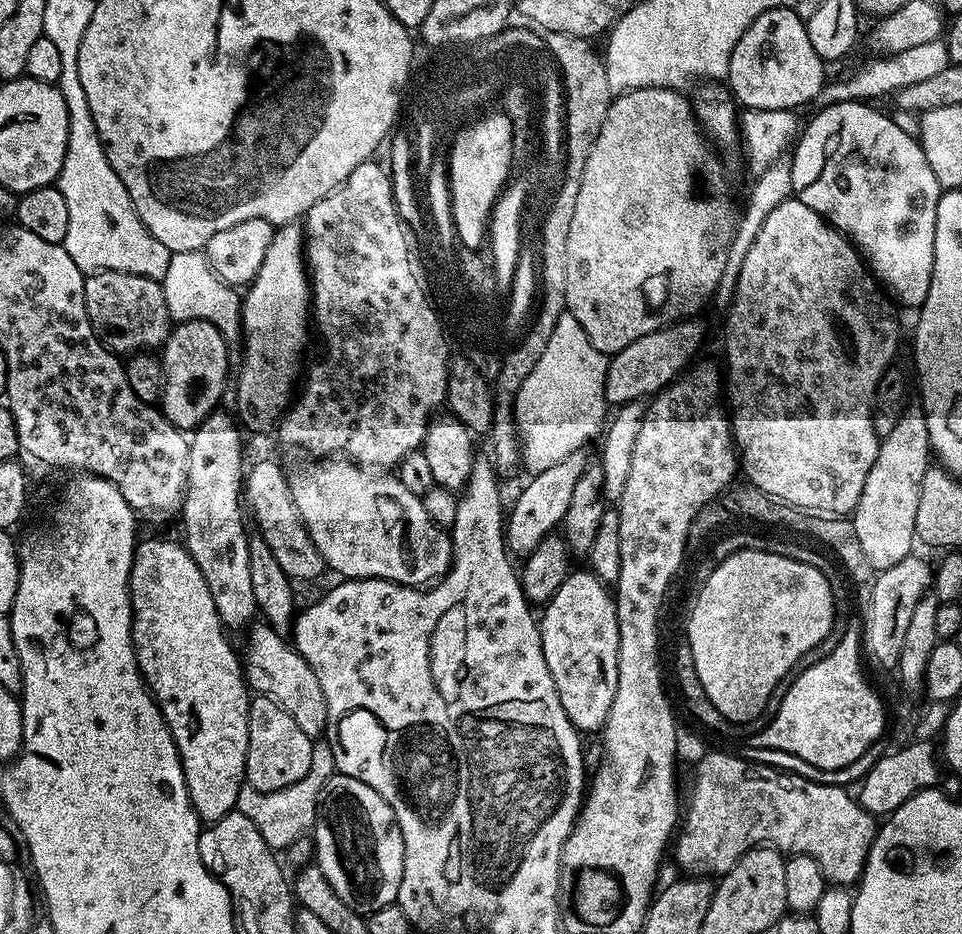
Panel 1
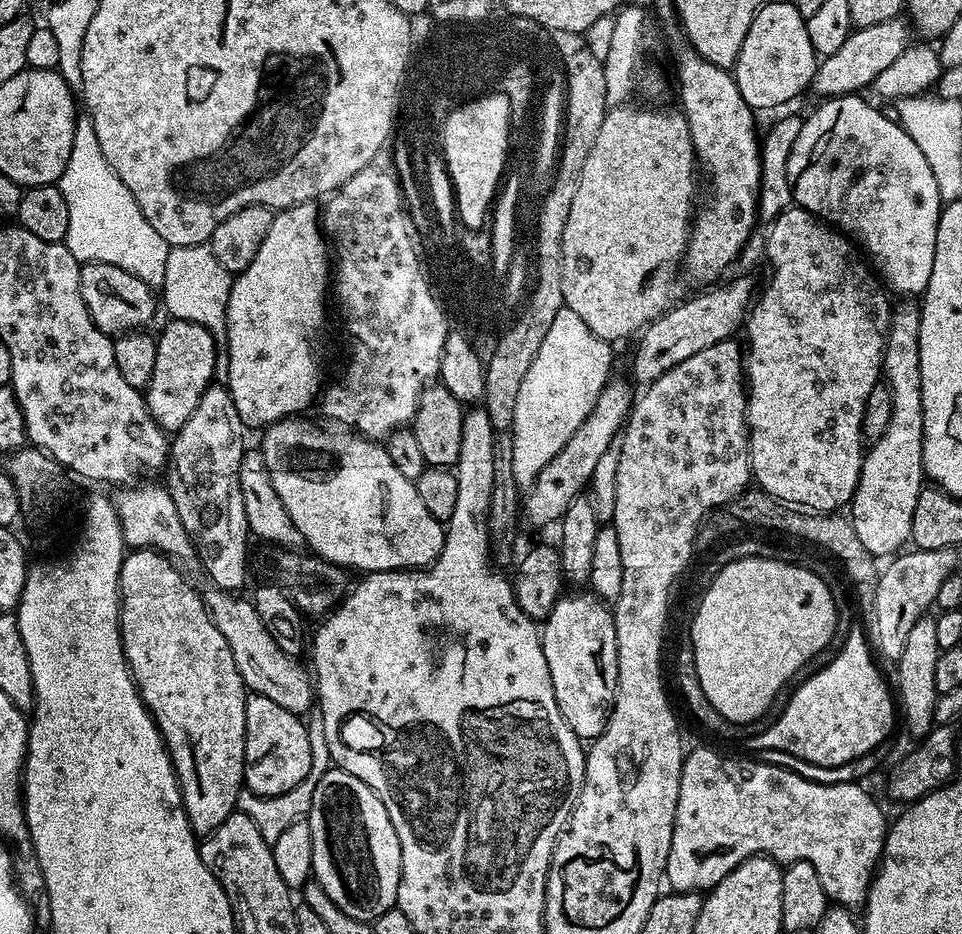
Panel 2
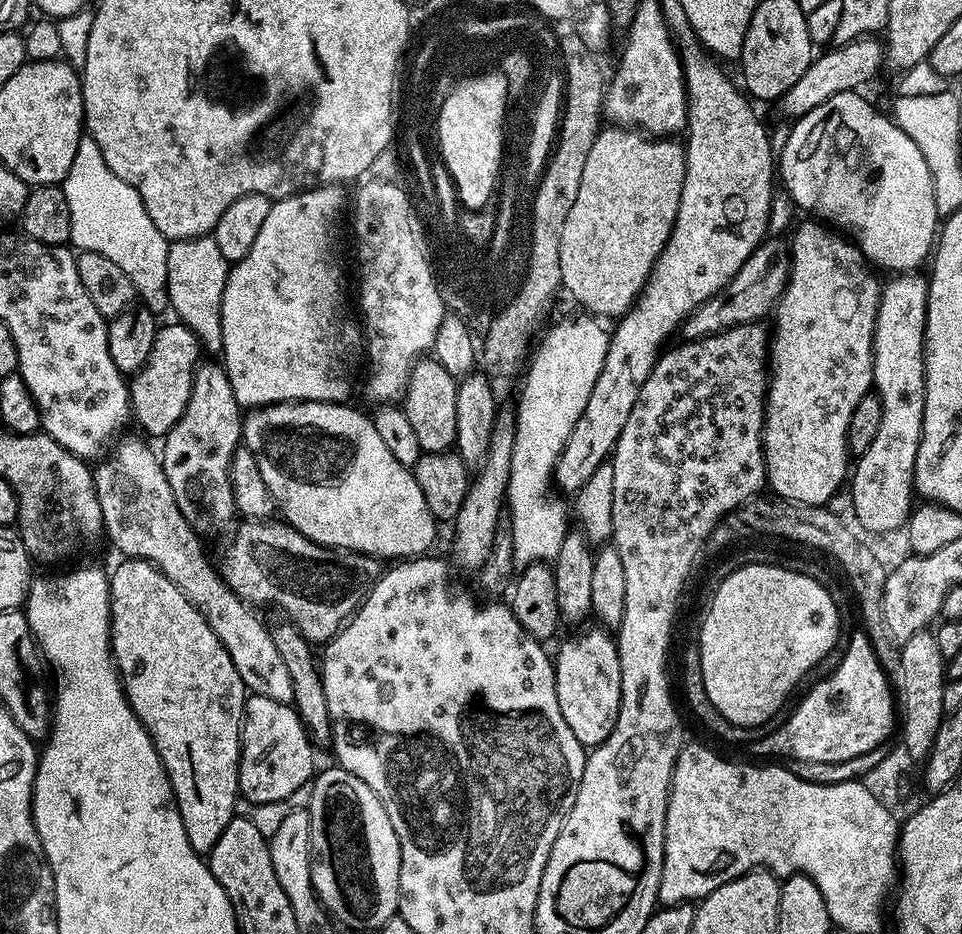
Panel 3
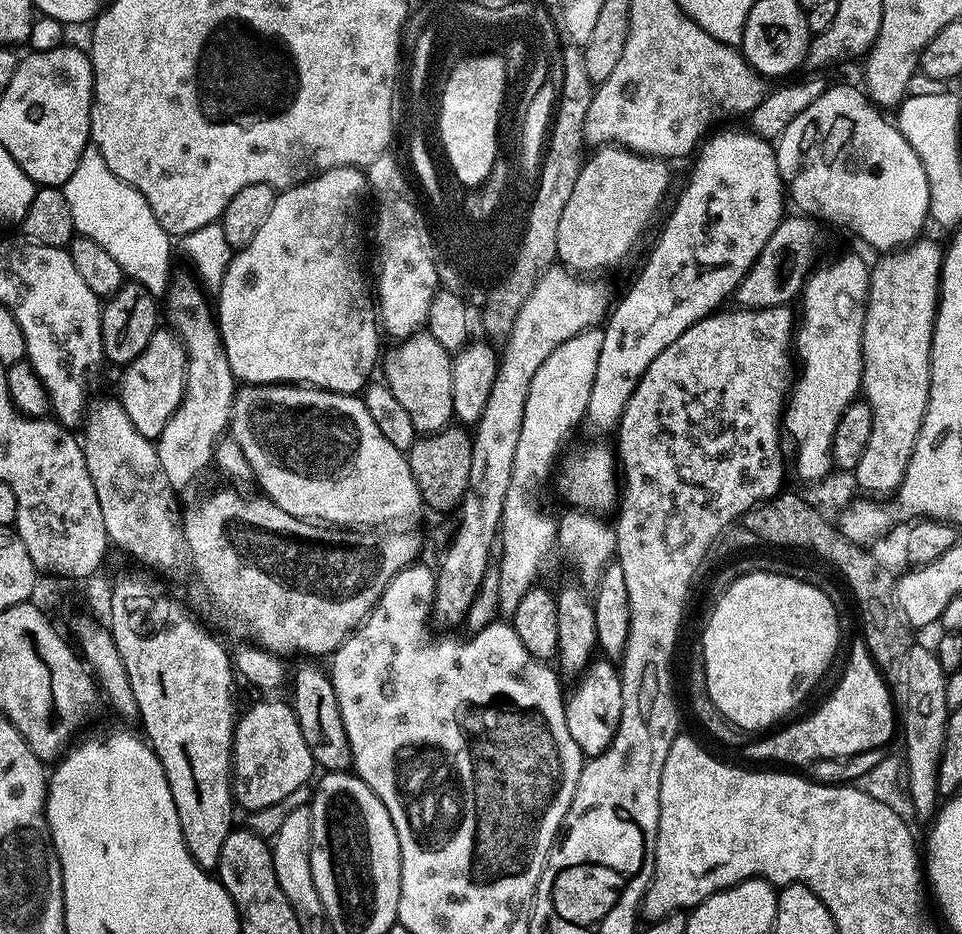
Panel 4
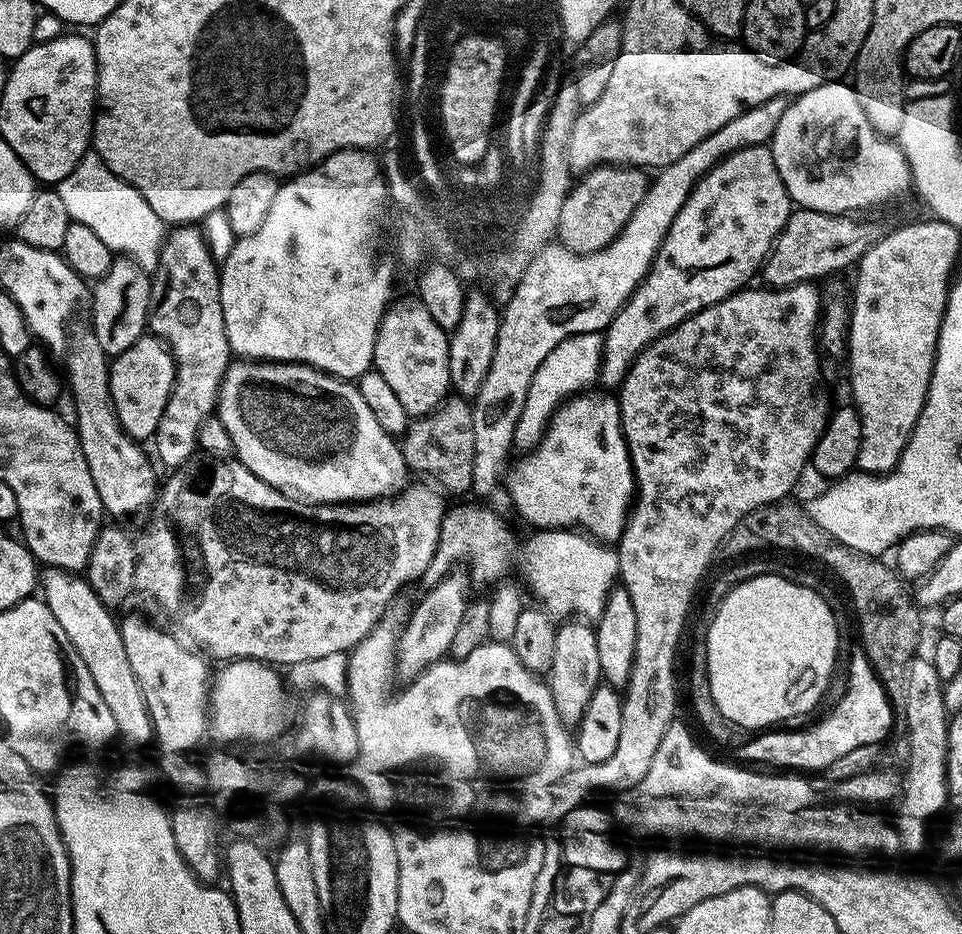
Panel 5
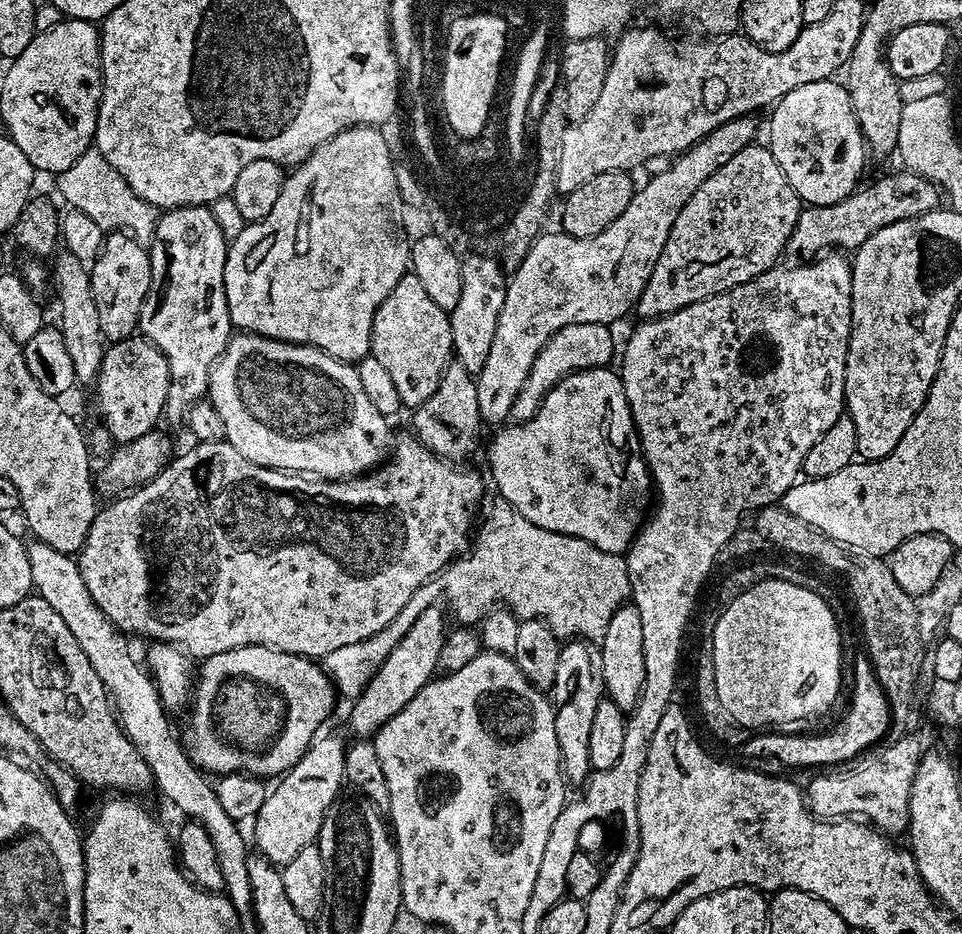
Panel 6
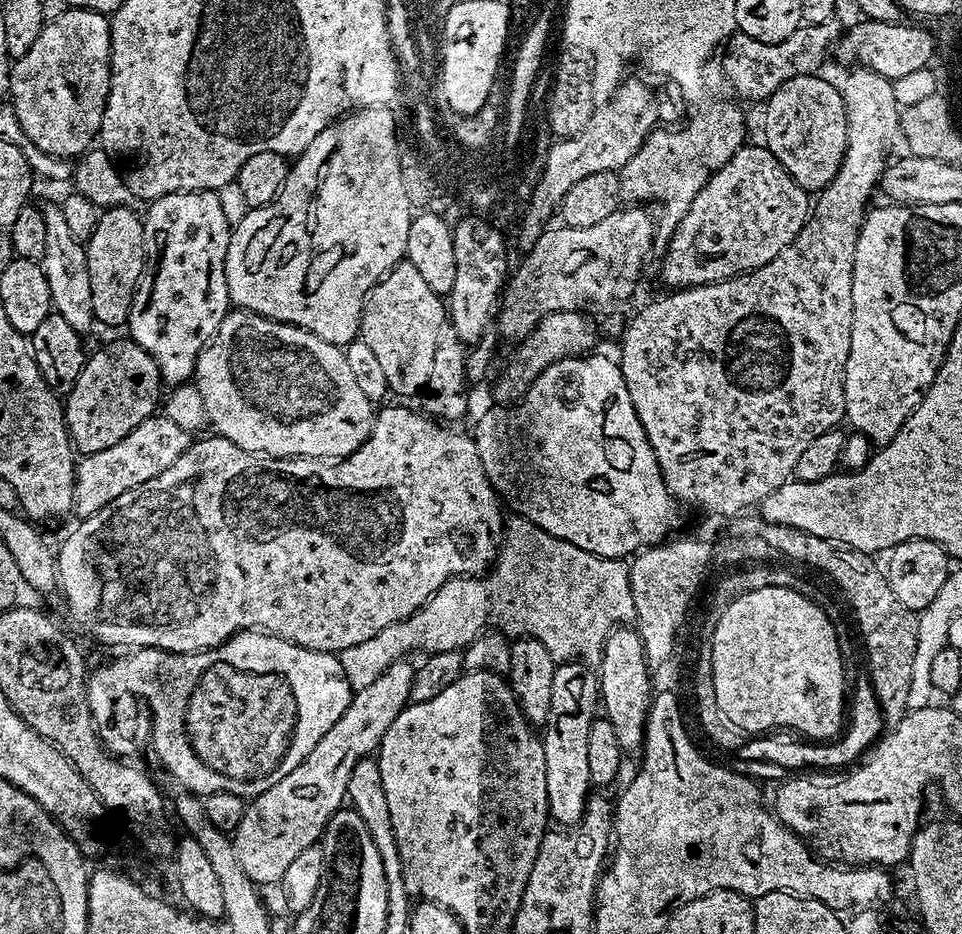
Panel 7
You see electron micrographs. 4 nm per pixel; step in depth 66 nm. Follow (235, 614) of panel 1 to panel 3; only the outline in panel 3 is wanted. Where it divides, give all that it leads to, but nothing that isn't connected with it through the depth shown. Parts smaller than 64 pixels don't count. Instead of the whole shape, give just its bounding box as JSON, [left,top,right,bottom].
[162,362,242,538]

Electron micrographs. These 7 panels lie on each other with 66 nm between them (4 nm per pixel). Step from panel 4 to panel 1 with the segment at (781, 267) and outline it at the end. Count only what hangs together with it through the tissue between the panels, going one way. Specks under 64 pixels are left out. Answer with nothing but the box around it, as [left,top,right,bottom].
[605,318,704,406]

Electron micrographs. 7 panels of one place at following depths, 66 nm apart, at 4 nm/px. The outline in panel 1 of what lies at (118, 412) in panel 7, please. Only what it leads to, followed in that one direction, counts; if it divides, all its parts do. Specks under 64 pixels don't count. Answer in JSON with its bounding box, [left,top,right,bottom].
[158,321,230,430]

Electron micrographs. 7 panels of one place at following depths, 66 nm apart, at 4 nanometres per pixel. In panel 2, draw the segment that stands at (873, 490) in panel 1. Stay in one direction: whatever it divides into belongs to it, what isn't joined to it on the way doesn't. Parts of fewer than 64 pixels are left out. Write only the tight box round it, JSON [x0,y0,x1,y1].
[850,303,926,558]

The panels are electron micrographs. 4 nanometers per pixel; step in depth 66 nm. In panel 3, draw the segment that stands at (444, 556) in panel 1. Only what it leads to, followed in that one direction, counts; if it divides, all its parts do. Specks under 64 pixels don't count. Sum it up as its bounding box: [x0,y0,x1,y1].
[242,400,438,562]

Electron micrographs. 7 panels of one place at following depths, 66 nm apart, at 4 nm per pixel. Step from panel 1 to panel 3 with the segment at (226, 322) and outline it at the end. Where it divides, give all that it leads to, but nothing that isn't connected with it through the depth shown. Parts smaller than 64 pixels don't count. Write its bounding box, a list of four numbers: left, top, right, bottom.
[167,234,230,358]

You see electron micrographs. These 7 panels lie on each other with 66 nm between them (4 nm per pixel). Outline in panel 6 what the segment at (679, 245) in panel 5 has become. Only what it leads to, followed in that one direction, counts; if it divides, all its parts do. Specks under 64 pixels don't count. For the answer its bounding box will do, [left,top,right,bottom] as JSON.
[634,146,802,318]

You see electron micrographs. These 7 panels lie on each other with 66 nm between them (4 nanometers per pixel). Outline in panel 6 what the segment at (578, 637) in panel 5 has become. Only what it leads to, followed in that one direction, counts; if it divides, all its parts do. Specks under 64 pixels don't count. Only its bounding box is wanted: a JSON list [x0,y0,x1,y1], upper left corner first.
[550,638,605,785]

